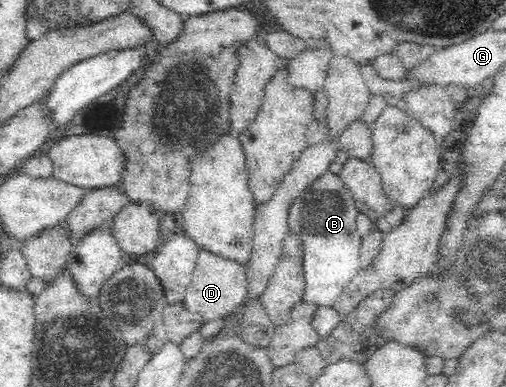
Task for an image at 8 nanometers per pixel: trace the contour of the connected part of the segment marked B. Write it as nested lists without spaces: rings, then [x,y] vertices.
[[[327,172],[319,182],[311,184],[299,199],[291,204],[289,228],[299,233],[303,241],[305,294],[303,302],[315,307],[334,307],[345,287],[360,269],[361,235],[356,228],[358,209],[352,193],[343,185],[338,174]]]

